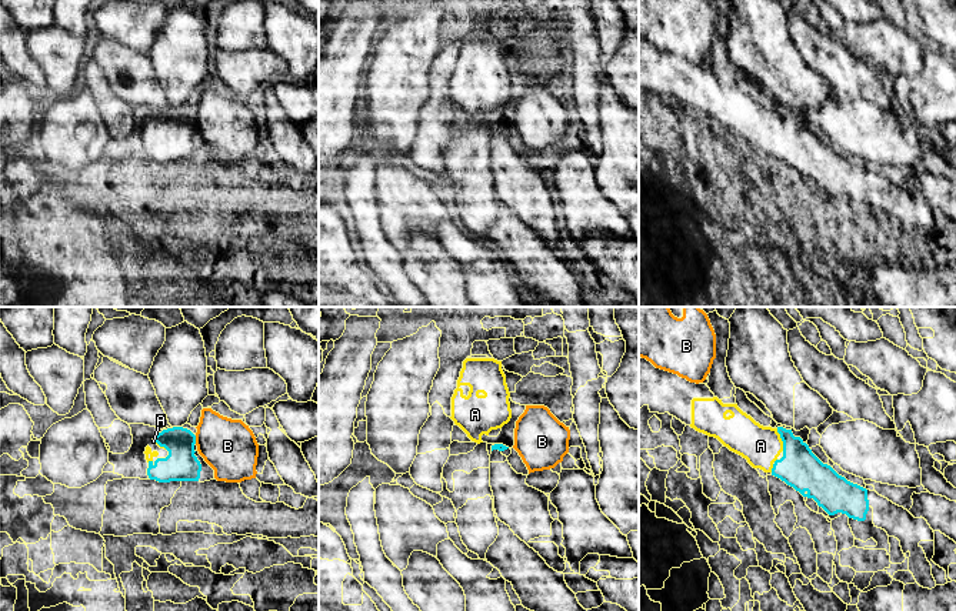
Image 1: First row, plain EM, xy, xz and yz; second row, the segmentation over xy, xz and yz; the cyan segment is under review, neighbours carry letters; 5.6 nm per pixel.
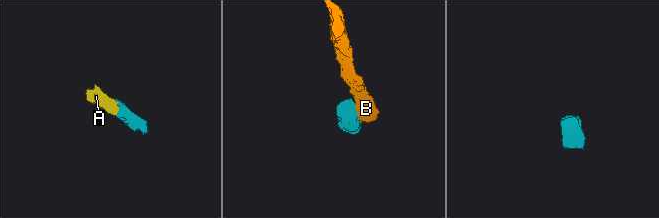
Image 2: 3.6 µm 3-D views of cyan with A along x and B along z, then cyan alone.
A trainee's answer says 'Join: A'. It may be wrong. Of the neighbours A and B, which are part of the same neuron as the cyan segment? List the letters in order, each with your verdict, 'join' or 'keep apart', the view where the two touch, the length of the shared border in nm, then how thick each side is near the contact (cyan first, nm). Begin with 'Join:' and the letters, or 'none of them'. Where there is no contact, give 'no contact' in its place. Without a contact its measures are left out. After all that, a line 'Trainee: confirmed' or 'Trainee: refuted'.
Join: A
A: join; contact in yz; length 130 nm; calibres 220 and 220 nm
B: keep apart; contact in xy; length 50 nm; calibres 180 and 300 nm
Trainee: confirmed

